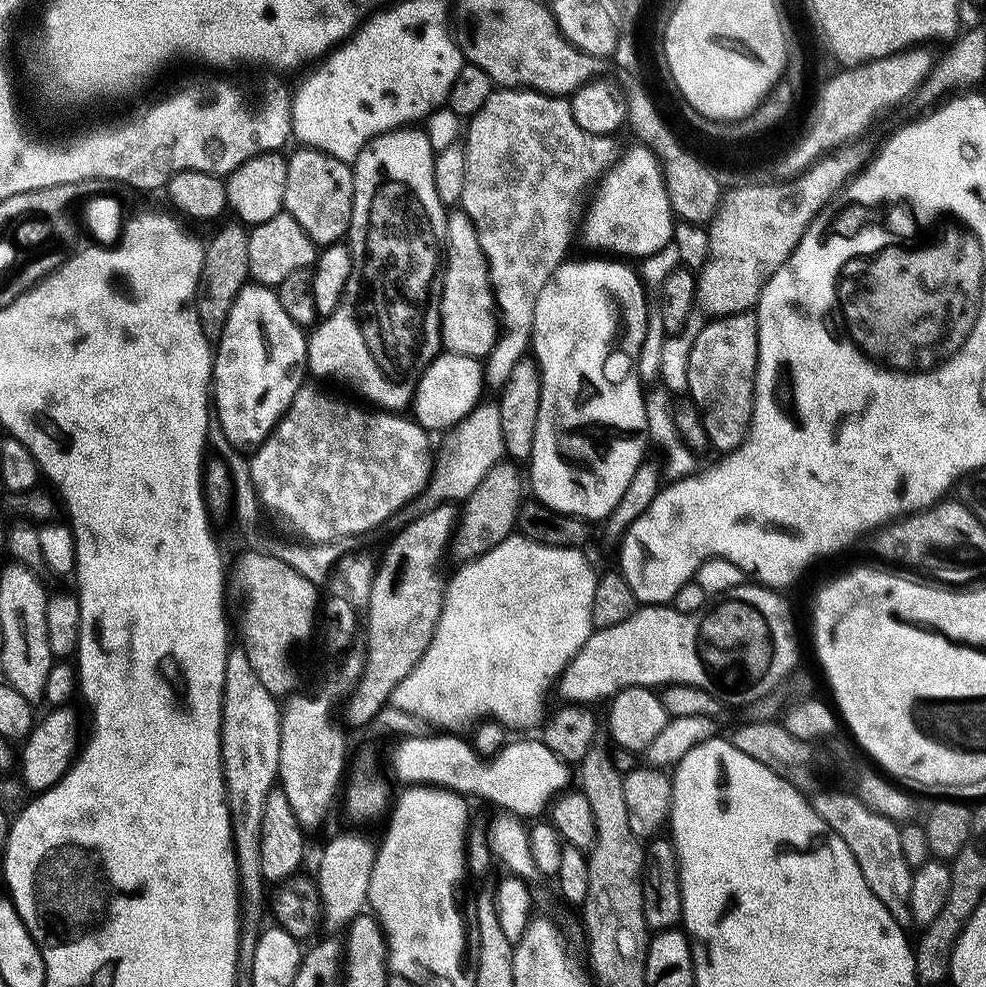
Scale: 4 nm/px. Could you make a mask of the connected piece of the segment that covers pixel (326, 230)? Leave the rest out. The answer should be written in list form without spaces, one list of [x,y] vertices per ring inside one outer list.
[[[297,149],[288,160],[285,211],[294,217],[318,248],[343,241],[351,231],[354,170],[349,164],[314,149]]]

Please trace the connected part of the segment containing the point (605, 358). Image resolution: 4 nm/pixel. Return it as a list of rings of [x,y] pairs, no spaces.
[[[600,258],[604,260],[576,260],[566,262],[559,270],[552,275],[550,282],[542,290],[542,298],[538,298],[538,306],[534,310],[534,326],[532,327],[532,342],[530,345],[531,351],[534,353],[534,359],[540,369],[540,385],[542,386],[542,398],[540,399],[540,409],[538,410],[538,430],[534,434],[534,450],[532,451],[532,458],[530,461],[530,467],[532,467],[532,484],[530,480],[530,488],[536,491],[534,494],[535,499],[539,501],[544,507],[548,508],[552,513],[560,513],[564,516],[577,516],[578,519],[586,520],[589,522],[607,521],[608,516],[618,506],[618,502],[622,502],[622,494],[626,494],[627,488],[630,486],[630,481],[634,479],[634,474],[638,474],[640,467],[646,463],[646,456],[644,451],[650,448],[650,439],[648,432],[647,416],[650,413],[650,407],[646,401],[644,401],[644,391],[646,391],[645,385],[640,379],[640,373],[638,371],[638,361],[640,358],[640,351],[642,350],[643,342],[646,340],[648,314],[650,311],[650,304],[648,304],[648,295],[650,295],[649,289],[646,287],[644,280],[641,277],[641,273],[631,268],[633,265],[628,262],[621,262],[616,258]]]

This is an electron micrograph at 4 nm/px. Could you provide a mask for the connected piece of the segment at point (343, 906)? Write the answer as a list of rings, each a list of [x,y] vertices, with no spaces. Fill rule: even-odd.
[[[342,834],[325,848],[316,883],[323,904],[324,926],[332,931],[329,933],[345,931],[367,909],[377,851],[377,847],[374,844],[372,846],[368,839],[356,834]]]

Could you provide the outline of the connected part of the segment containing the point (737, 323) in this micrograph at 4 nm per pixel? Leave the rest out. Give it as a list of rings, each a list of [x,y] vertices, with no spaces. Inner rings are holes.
[[[755,311],[739,312],[733,316],[722,316],[713,319],[708,322],[705,329],[702,330],[702,334],[699,334],[697,340],[693,342],[692,349],[690,350],[690,362],[689,362],[689,388],[687,395],[692,396],[695,411],[699,412],[700,420],[704,424],[704,429],[708,435],[709,445],[714,449],[717,448],[720,454],[727,454],[733,452],[734,449],[740,447],[745,440],[748,439],[748,429],[752,426],[752,405],[756,402],[756,359],[758,358],[758,346],[760,345],[760,339],[756,336],[756,314]]]

